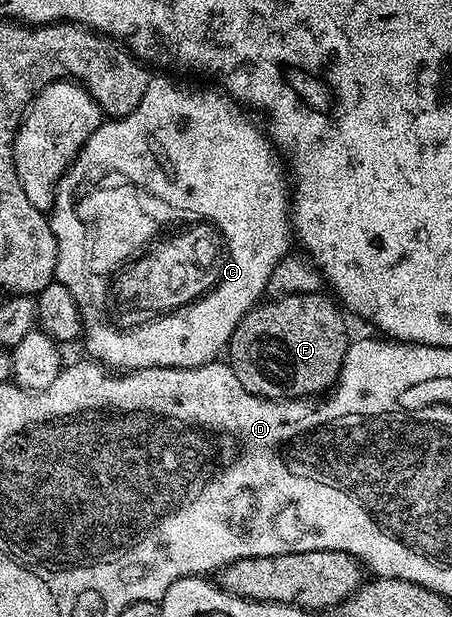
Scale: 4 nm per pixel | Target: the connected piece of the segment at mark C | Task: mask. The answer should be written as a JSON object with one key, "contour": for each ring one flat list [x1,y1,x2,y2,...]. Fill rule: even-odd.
{"contour":[[154,76,154,77,153,77,153,78,152,78,152,80,150,80,150,82,149,82,149,86,148,86,148,87,147,87,147,91,146,91,146,92,145,92,145,94,144,94,144,95,143,95,143,103,139,103,139,107,135,107,135,111,131,111,131,115,127,115,127,116,126,116,126,117,118,117,118,118,116,118,116,119,105,119,105,120,102,120,102,123,101,123,101,126,100,126,100,127,98,127,98,129,97,129,97,130,95,130,95,131,94,131,94,133,93,133,93,134,91,134,91,135,90,135,90,137,89,137,89,138,88,138,88,139,87,139,87,141,86,141,86,143,85,143,85,146,83,146,83,147,82,147,82,149,81,149,81,152,80,152,80,153,79,153,79,154,78,154,78,156,77,156,77,157,76,157,76,158,74,158,74,160,73,160,73,164,72,164,72,165,70,165,70,166,69,166,69,168,68,168,68,169,67,169,67,170,66,170,66,172,65,172,65,173,64,173,64,174,63,174,63,175,62,175,62,177,61,177,61,179,60,179,60,181,59,181,59,182,58,182,58,184,57,184,57,189,56,189,56,193,55,193,55,194,54,194,54,196,53,196,53,206,52,206,52,210,51,210,51,216,50,216,50,217,49,217,49,225,50,225,50,226,51,226,51,227,52,227,52,228,53,228,53,234,54,234,54,235,55,235,55,239,56,239,56,240,57,240,57,273,58,273,58,274,59,274,59,280,61,280,61,282,62,282,62,283,64,283,64,284,65,284,65,286,66,286,66,287,67,287,67,291,71,291,71,295,72,295,72,296,73,296,73,298,74,298,74,299,75,299,75,303,76,303,76,304,77,304,77,307,78,307,78,309,80,309,80,310,81,310,81,320,82,320,82,324,83,324,83,333,84,333,84,336,85,336,85,337,86,337,86,338,87,338,87,337,88,337,88,336,89,336,89,337,90,337,90,341,89,341,89,353,88,353,88,356,89,356,89,357,90,357,90,358,92,358,92,360,94,360,94,361,96,361,96,362,98,362,98,363,100,363,100,364,102,364,102,365,104,365,104,366,106,366,106,367,108,367,108,368,109,368,109,369,110,369,110,370,113,370,113,371,128,371,128,370,130,370,130,369,158,369,158,368,159,368,159,367,171,367,171,368,172,368,172,369,197,369,197,368,199,368,199,367,200,367,200,366,201,366,201,365,206,365,206,364,207,364,207,363,208,363,208,362,209,362,209,361,215,361,215,360,218,360,218,358,220,358,220,357,221,357,221,356,222,356,222,353,223,353,223,350,224,350,224,349,225,349,225,348,226,348,226,346,228,346,228,343,229,343,229,340,230,340,230,339,231,339,231,335,232,335,232,334,233,334,233,332,234,332,234,331,235,331,235,327,239,327,239,323,240,323,240,322,241,322,241,320,243,320,243,318,244,318,244,317,245,317,245,316,247,316,247,314,249,314,249,312,251,312,251,311,252,311,252,309,253,309,253,306,254,306,254,305,256,305,256,304,258,304,258,302,260,302,260,301,261,301,261,300,262,300,262,298,264,298,264,297,265,297,265,288,266,288,266,287,267,287,267,279,271,279,271,271,275,271,275,267,276,267,276,266,277,266,277,264,279,264,279,262,281,262,281,261,282,261,282,260,283,260,283,258,284,258,284,257,286,257,286,256,287,256,287,254,288,254,288,253,289,253,289,252,290,252,290,249,289,249,289,241,290,241,290,245,291,245,291,193,290,193,290,190,289,190,289,189,288,189,288,188,287,188,287,169,286,169,286,166,285,166,285,165,284,165,284,164,283,164,283,157,282,157,282,154,281,154,281,153,280,153,280,152,278,152,278,150,277,150,277,149,276,149,276,148,275,148,275,146,274,146,274,144,273,144,273,142,272,142,272,140,271,140,271,138,270,138,270,136,269,136,269,134,268,134,268,132,266,132,266,130,265,130,265,129,264,129,264,128,262,128,262,126,261,126,261,129,260,129,260,127,259,127,259,126,257,126,257,125,256,125,256,123,255,123,255,122,253,122,253,121,252,121,252,119,251,119,251,118,249,118,249,117,248,117,248,115,249,115,249,116,250,116,250,114,249,114,249,113,248,113,248,112,246,112,246,110,245,110,245,109,244,109,244,108,242,108,242,106,241,106,241,105,240,105,240,104,238,104,238,102,236,102,236,101,234,101,234,100,233,100,233,98,232,98,232,97,230,97,230,96,229,96,229,94,228,94,228,93,226,93,226,92,224,92,224,91,222,91,222,90,221,90,221,89,220,89,220,88,217,88,217,87,214,87,214,89,188,89,188,87,187,87,187,86,185,86,185,85,176,85,176,83,175,83,175,82,173,82,173,81,168,81,168,79,167,79,167,78,165,78,165,77,157,77,157,76],[121,125,125,125,125,129,129,129,129,127,131,127,131,129,135,129,135,131,137,131,137,145,129,145,129,137,121,137,121,145,113,145,113,137,105,137,105,133,117,133,117,137,119,137,119,131,121,131],[152,245,153,245,153,270,151,270,151,271,150,271,150,273,149,273,149,265,148,265,148,263,147,263,147,262,145,262,145,261,133,261,133,262,131,262,131,263,130,263,130,265,129,265,129,266,127,266,127,267,126,267,126,269,123,269,123,267,121,267,121,265,120,265,120,263,119,263,119,262,117,262,117,257,121,257,121,256,123,256,123,255,124,255,124,253,137,253,137,252,139,252,139,251,140,251,140,249,149,249,149,248,151,248,151,247,152,247],[122,269,123,269,123,275,122,275,122,276,121,276,121,297,125,297,125,301,129,301,129,313,133,313,133,317,150,317,150,318,151,318,151,320,149,320,149,322,147,322,147,325,146,325,146,326,144,326,144,327,139,327,139,329,138,329,138,330,134,330,134,333,115,333,115,331,109,331,109,330,108,330,108,329,107,329,107,327,103,327,103,323,102,323,102,322,101,322,101,314,102,314,102,313,101,313,101,311,100,311,100,307,101,307,101,306,102,306,102,304,103,304,103,303,104,303,104,302,105,302,105,297,109,297,109,285,108,285,108,281,109,281,109,280,110,280,110,279,111,279,111,275,115,275,115,274,116,274,116,273,121,273,121,272,122,272]]}

